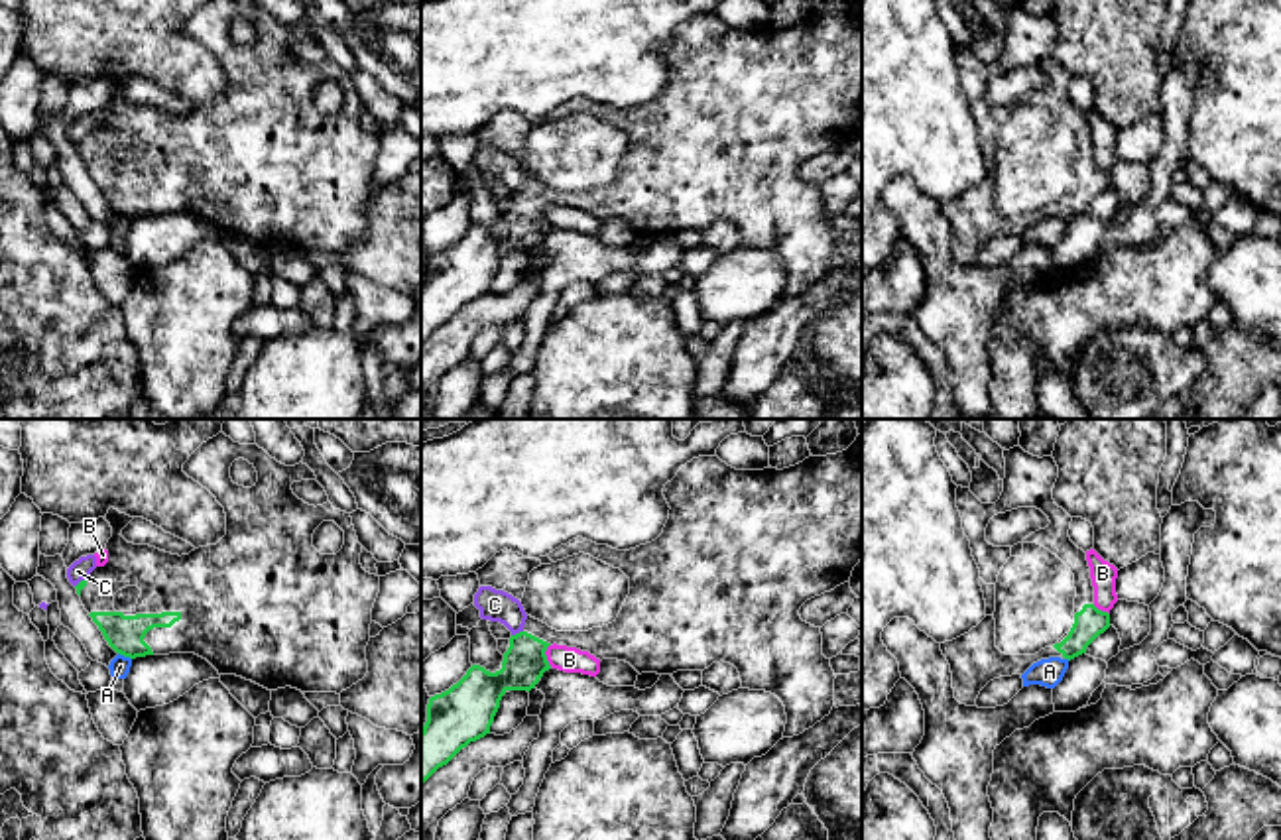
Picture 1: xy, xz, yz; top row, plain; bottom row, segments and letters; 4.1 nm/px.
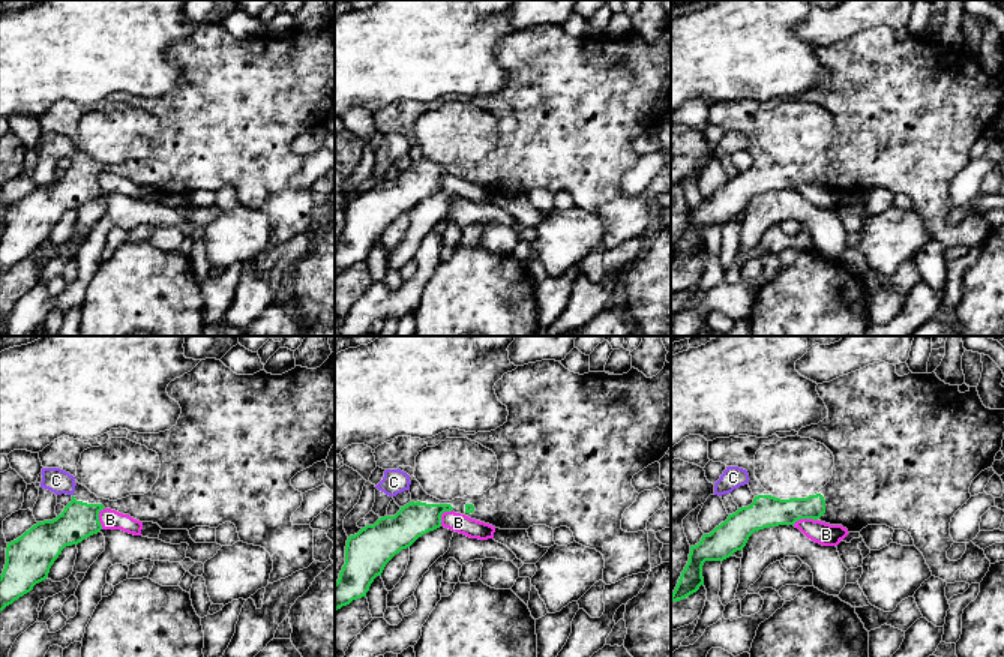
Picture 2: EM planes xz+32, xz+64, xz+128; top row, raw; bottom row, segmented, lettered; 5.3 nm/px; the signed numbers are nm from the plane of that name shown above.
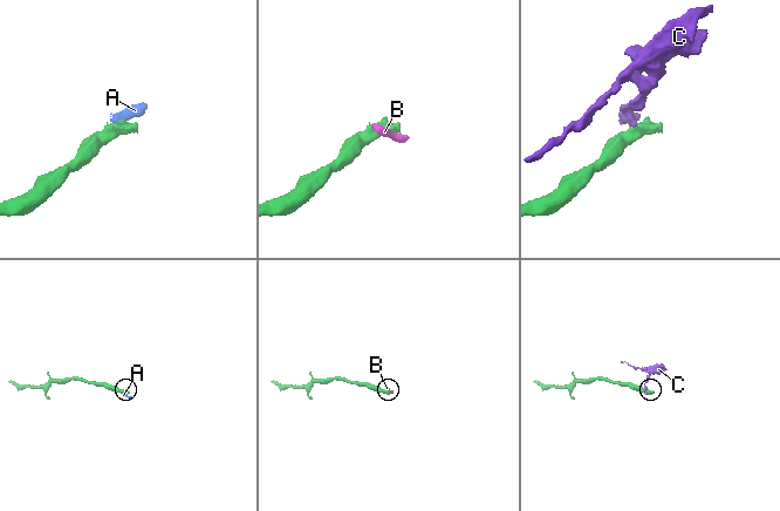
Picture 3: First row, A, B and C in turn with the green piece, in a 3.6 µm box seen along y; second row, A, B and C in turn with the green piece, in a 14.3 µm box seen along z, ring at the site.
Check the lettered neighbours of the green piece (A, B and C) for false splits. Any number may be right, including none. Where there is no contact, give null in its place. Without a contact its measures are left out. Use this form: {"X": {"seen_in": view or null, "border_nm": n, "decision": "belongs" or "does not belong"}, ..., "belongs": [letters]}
{"A": {"seen_in": "xy", "border_nm": 70, "decision": "does not belong"}, "B": {"seen_in": "xz", "border_nm": 100, "decision": "does not belong"}, "C": {"seen_in": "xz", "border_nm": 50, "decision": "does not belong"}, "belongs": []}

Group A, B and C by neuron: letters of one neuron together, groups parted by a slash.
A B C

